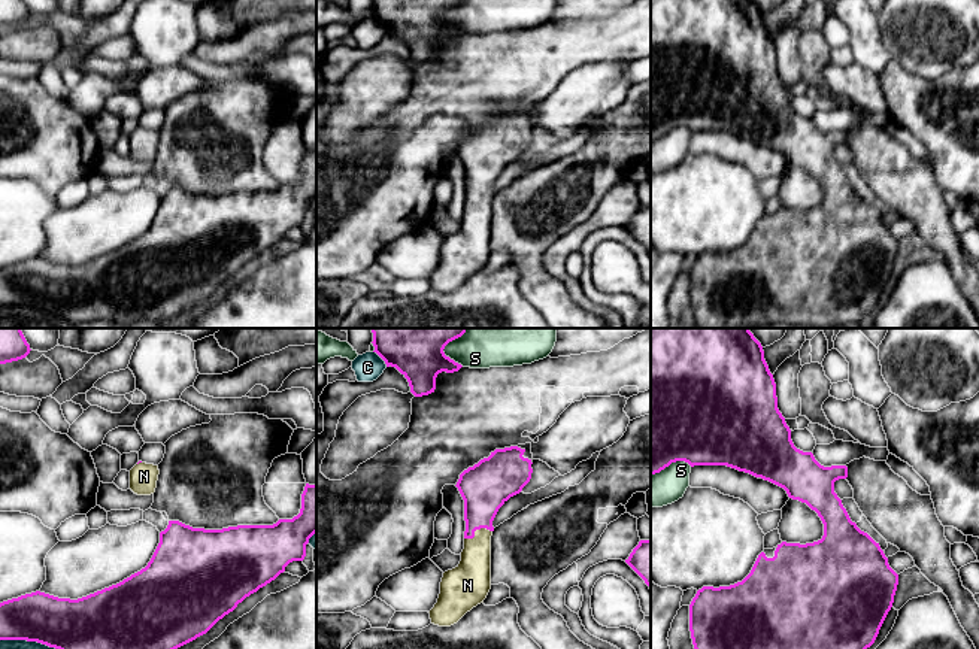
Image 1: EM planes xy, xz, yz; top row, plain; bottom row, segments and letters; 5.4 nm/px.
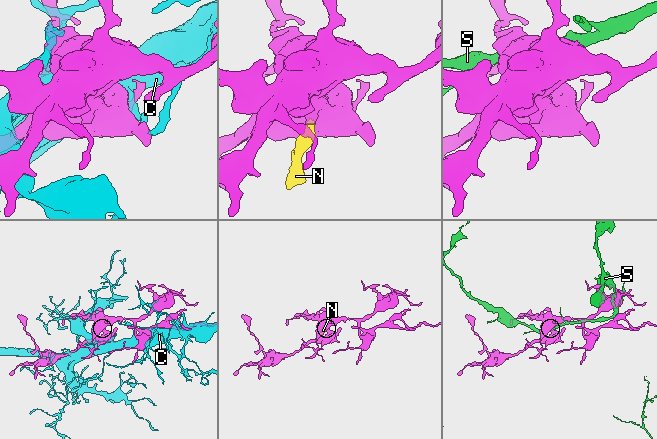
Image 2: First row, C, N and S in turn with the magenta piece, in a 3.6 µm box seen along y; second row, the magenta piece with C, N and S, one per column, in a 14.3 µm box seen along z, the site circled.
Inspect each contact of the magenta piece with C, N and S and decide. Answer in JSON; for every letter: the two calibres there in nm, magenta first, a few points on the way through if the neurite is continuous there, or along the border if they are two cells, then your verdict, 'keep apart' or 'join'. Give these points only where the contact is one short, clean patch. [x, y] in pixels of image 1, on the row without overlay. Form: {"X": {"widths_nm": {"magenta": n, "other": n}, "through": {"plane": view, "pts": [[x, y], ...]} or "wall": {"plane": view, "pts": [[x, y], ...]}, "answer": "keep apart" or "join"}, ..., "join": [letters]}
{"C": {"widths_nm": {"magenta": 300, "other": 240}, "answer": "keep apart"}, "N": {"widths_nm": {"magenta": 260, "other": 190}, "through": {"plane": "xz", "pts": [[485, 152], [476, 194], [473, 239]]}, "answer": "join"}, "S": {"widths_nm": {"magenta": 260, "other": 190}, "answer": "keep apart"}, "join": ["N"]}

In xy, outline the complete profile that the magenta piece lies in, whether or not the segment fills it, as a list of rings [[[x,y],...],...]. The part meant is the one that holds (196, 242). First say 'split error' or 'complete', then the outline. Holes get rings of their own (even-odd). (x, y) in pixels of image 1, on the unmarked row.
complete; [[[309,149],[301,160],[300,179],[273,191],[204,195],[169,186],[148,231],[116,251],[78,266],[36,257],[0,269],[0,306],[37,307],[75,325],[93,321],[157,324],[206,300],[290,228],[303,227],[315,198],[316,151]]]

